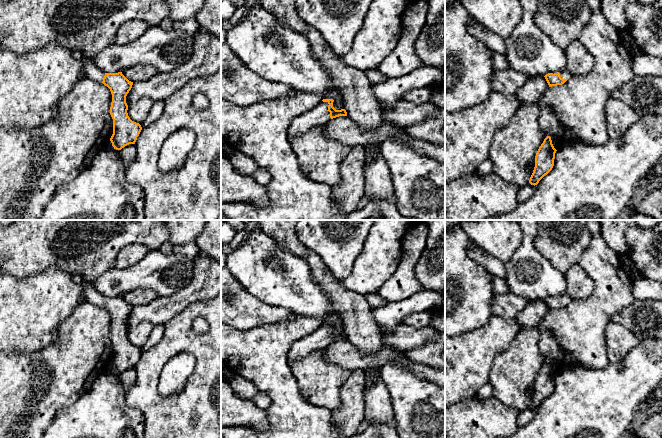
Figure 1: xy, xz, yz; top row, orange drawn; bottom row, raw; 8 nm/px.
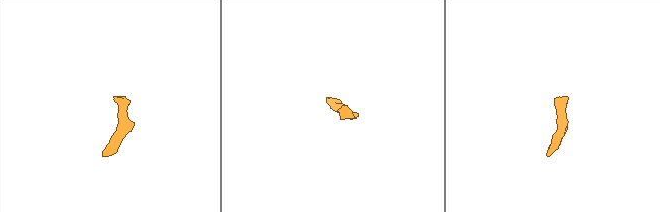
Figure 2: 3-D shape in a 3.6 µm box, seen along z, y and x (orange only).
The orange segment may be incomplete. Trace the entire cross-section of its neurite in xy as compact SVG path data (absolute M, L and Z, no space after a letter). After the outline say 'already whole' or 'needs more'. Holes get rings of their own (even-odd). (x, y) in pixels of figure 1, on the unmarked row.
M82 283L82 285L85 302L103 307L111 315L110 338L113 343L113 358L110 365L112 370L116 374L121 374L129 368L135 368L142 351L130 343L126 327L126 320L131 314L133 306L129 305L122 296L105 297L91 283Z; needs more

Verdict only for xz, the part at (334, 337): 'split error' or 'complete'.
split error

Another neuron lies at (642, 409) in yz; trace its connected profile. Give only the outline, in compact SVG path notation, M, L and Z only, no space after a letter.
M653 394L650 395L650 397L639 407L638 410L638 416L643 417L645 416L646 409L651 406L651 404L654 402L655 398Z

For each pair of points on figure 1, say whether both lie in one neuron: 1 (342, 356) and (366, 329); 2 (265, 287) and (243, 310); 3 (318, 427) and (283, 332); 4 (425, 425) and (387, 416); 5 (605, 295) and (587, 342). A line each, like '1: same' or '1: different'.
1: different
2: different
3: same
4: different
5: same

